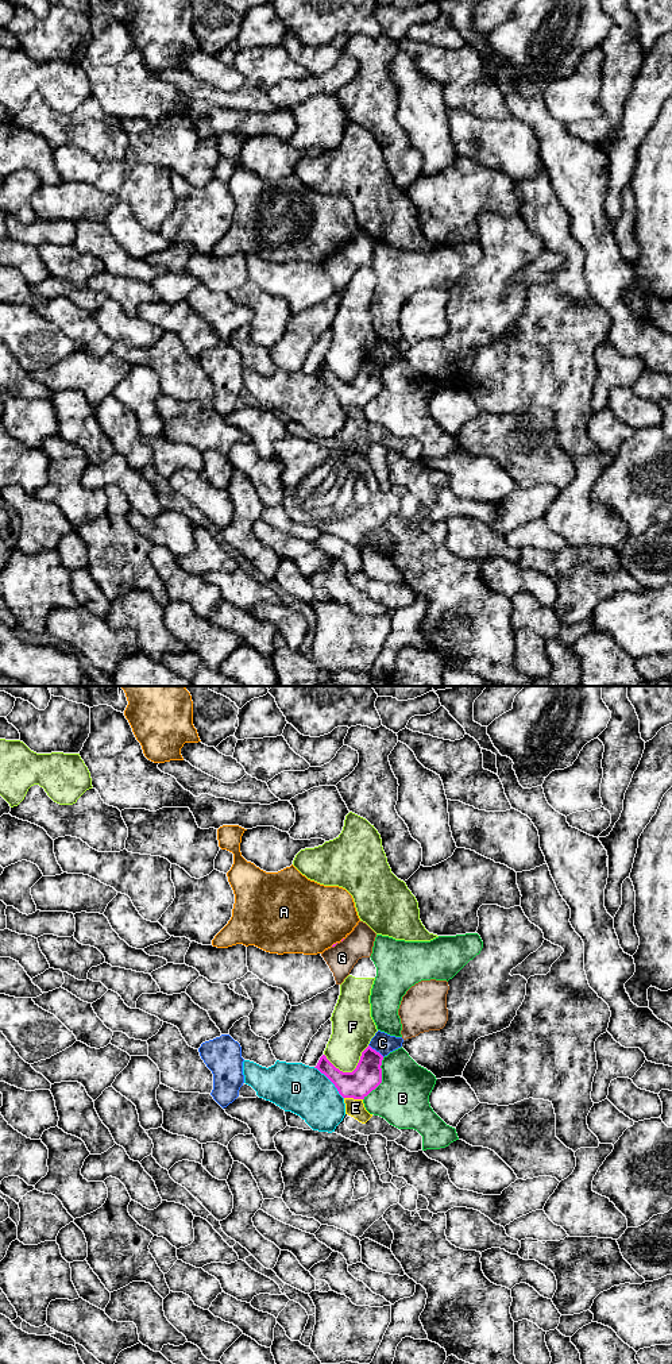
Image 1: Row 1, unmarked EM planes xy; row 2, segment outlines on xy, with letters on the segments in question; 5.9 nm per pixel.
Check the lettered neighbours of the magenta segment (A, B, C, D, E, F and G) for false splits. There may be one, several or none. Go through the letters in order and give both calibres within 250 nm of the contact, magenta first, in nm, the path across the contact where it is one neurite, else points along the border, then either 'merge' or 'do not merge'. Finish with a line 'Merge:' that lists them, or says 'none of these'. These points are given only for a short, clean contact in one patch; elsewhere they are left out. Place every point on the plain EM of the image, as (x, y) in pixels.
A: 20/440 nm | along xy (336, 250), (331, 254) | do not merge
B: 170/320 nm | do not merge
C: 170/120 nm | along xy (369, 353), (383, 365) | do not merge
D: 170/300 nm | do not merge
E: 170/110 nm | along xy (344, 405), (362, 408) | do not merge
F: 170/240 nm | do not merge
G: 20/170 nm | along xy (338, 251), (332, 255) | do not merge
Merge: none of these

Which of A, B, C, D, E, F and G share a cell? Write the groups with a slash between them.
A / B / C / D / E / F / G

